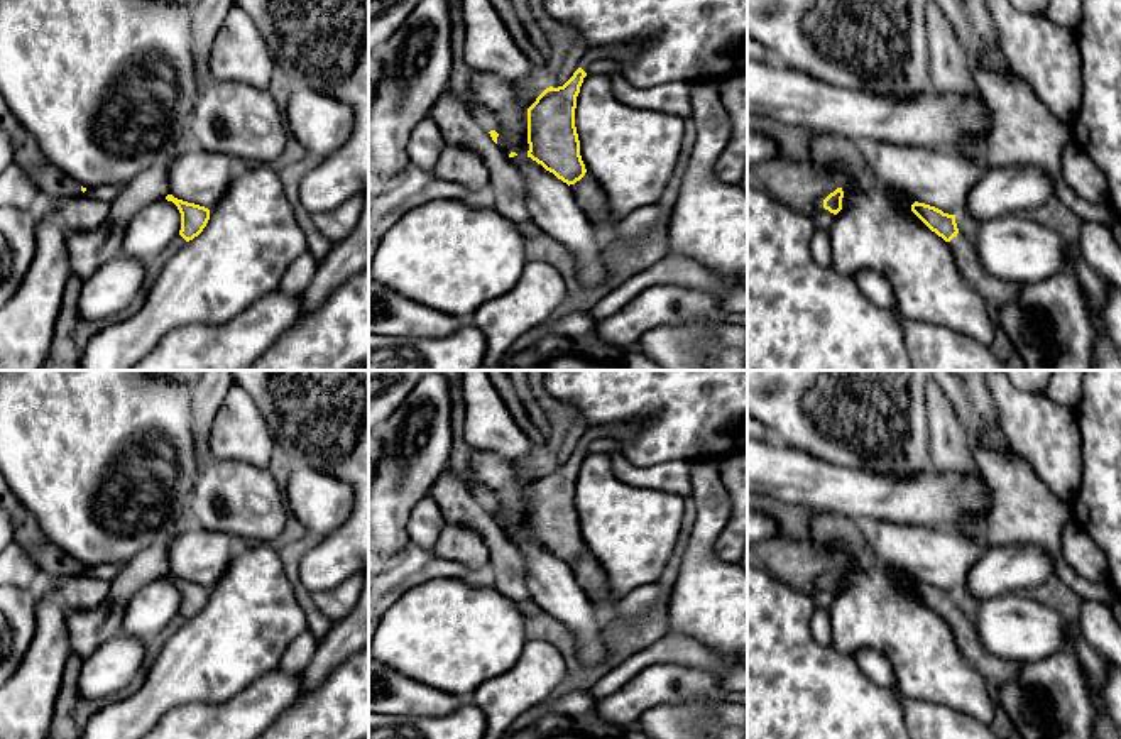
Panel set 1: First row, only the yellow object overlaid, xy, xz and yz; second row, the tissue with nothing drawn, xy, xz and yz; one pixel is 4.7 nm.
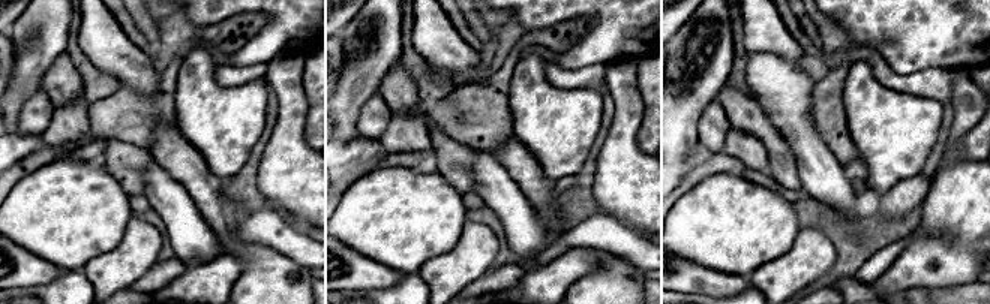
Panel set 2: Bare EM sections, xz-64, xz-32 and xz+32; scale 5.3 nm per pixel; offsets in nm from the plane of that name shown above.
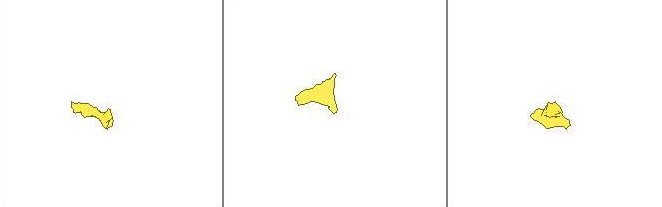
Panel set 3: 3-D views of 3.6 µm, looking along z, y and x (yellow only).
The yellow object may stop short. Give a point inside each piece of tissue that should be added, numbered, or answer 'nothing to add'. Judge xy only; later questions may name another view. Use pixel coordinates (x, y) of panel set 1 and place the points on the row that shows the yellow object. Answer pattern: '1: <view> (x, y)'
nothing to add

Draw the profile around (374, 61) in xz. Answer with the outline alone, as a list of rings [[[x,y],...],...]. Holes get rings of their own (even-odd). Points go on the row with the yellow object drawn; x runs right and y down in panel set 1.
[[[377,51],[369,54],[369,112],[377,98],[377,85],[382,76],[382,61]]]

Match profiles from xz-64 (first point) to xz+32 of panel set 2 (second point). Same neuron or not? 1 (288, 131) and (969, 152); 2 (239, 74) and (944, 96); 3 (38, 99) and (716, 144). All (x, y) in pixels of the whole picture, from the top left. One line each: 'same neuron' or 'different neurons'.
1: different neurons
2: same neuron
3: same neuron

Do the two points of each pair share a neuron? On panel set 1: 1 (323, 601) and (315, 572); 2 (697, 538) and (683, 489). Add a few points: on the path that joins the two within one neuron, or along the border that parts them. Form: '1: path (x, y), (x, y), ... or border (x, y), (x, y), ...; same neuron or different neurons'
1: border (350, 575), (333, 587), (311, 592); different neurons
2: border (689, 462), (692, 496); different neurons

